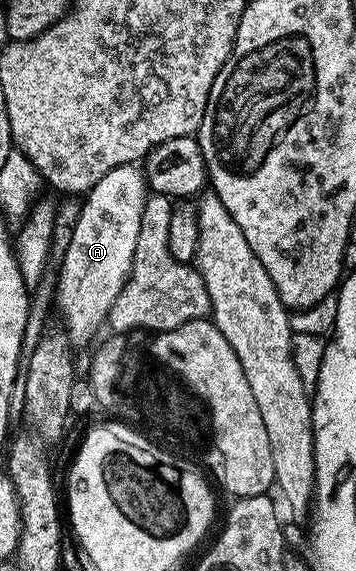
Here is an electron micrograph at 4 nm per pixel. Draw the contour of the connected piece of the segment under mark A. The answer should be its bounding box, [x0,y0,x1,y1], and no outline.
[56,164,147,350]

